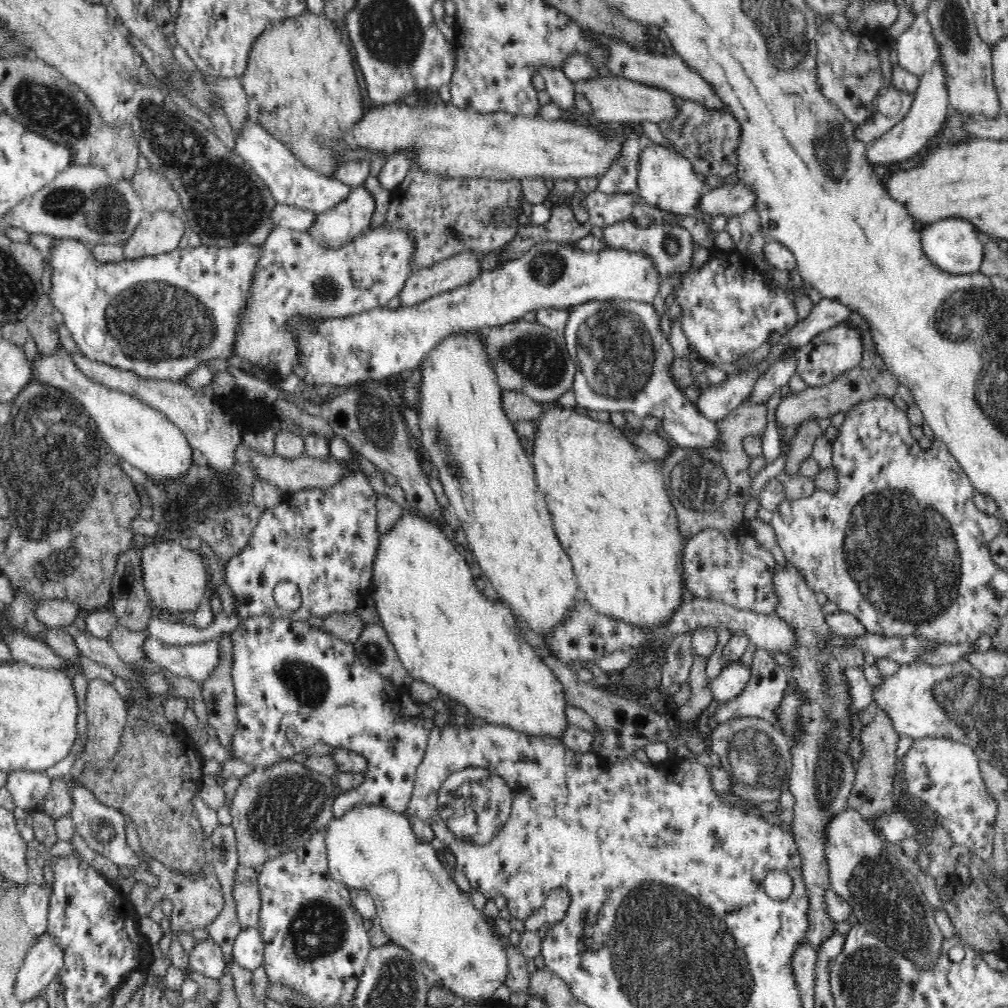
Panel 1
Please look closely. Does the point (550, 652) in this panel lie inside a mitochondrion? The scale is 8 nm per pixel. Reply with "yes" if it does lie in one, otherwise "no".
no

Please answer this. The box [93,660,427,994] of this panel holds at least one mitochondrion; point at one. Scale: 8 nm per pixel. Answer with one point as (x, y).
(287, 806)

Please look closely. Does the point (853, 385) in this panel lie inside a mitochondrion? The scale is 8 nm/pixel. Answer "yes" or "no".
no

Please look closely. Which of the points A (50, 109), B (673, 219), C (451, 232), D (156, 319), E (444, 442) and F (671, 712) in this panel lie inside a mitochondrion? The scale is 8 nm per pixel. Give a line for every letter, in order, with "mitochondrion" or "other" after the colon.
A: mitochondrion
B: other
C: mitochondrion
D: mitochondrion
E: mitochondrion
F: other

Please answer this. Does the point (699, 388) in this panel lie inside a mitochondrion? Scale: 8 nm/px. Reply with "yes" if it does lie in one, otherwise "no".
no

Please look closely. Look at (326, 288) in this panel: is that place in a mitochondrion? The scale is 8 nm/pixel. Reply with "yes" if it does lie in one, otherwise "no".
yes

